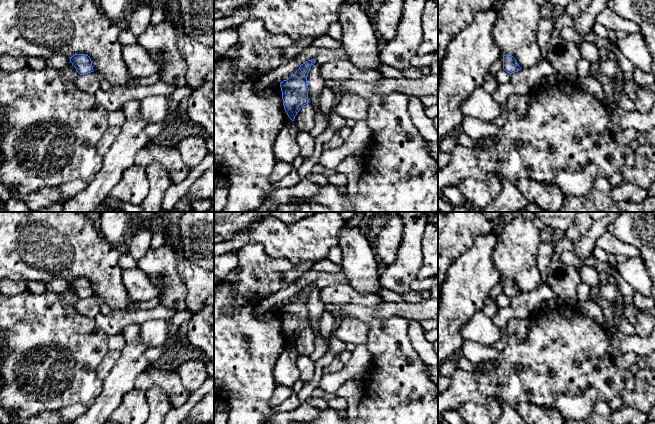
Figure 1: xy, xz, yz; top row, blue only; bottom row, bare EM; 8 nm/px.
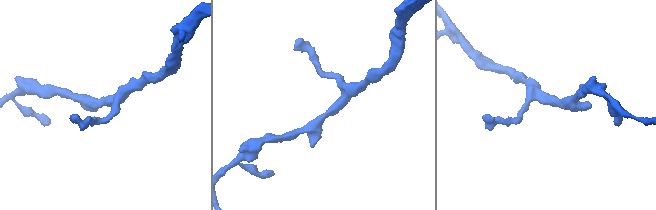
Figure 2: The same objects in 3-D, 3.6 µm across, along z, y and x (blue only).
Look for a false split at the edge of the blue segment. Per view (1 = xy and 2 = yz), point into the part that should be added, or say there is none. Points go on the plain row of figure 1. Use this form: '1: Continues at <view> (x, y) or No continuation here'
1: No continuation here
2: No continuation here

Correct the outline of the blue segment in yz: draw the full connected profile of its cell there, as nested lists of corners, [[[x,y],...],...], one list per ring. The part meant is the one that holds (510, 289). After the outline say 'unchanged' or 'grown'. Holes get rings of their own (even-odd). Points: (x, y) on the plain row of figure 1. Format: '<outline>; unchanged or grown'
[[[506,278],[503,279],[503,293],[507,297],[512,298],[521,294],[522,292],[519,290],[516,283],[512,279]]]; unchanged

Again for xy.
[[[75,278],[70,282],[70,286],[75,291],[80,299],[85,299],[93,296],[91,282],[86,278]]]; unchanged

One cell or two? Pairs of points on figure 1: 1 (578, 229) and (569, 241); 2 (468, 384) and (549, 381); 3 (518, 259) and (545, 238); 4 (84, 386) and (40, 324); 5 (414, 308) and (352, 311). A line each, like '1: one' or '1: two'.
1: one
2: one
3: two
4: one
5: one

